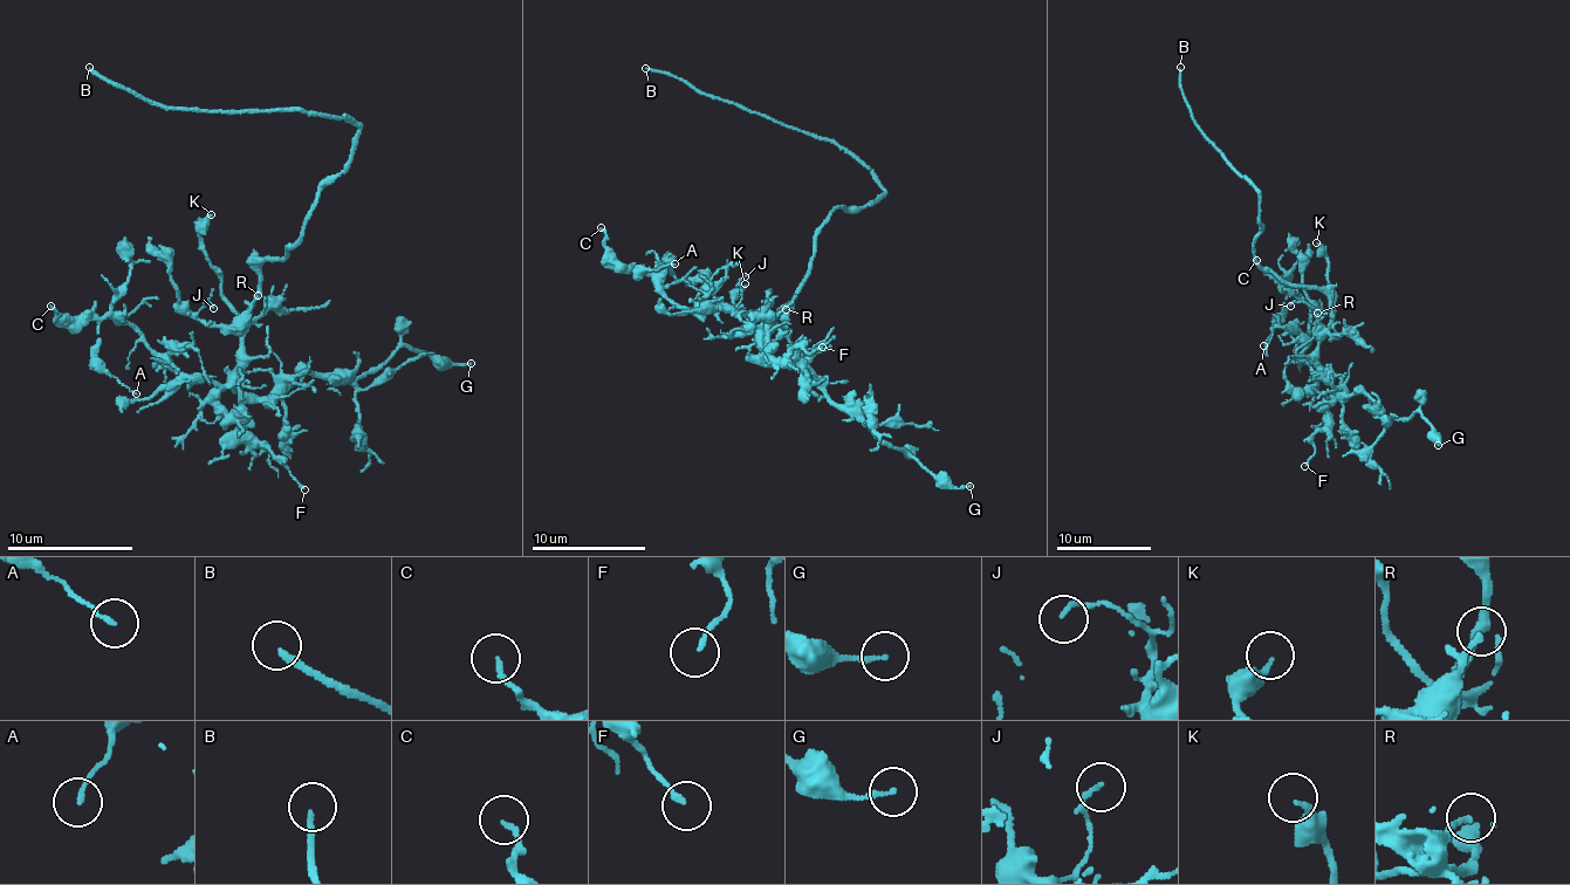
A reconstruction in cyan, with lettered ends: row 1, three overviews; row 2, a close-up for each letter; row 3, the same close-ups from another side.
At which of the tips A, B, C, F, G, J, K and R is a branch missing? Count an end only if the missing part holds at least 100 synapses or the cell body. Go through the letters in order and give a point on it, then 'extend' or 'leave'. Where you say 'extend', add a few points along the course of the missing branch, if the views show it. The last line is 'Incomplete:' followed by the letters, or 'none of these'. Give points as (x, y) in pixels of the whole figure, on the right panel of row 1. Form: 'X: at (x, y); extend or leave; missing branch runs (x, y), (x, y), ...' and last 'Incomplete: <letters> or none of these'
A: at (1263, 345); leave
B: at (1180, 67); extend
C: at (1256, 260); leave
F: at (1304, 466); leave
G: at (1438, 445); leave
J: at (1290, 306); leave
K: at (1316, 242); leave
R: at (1317, 313); leave
Incomplete: B

